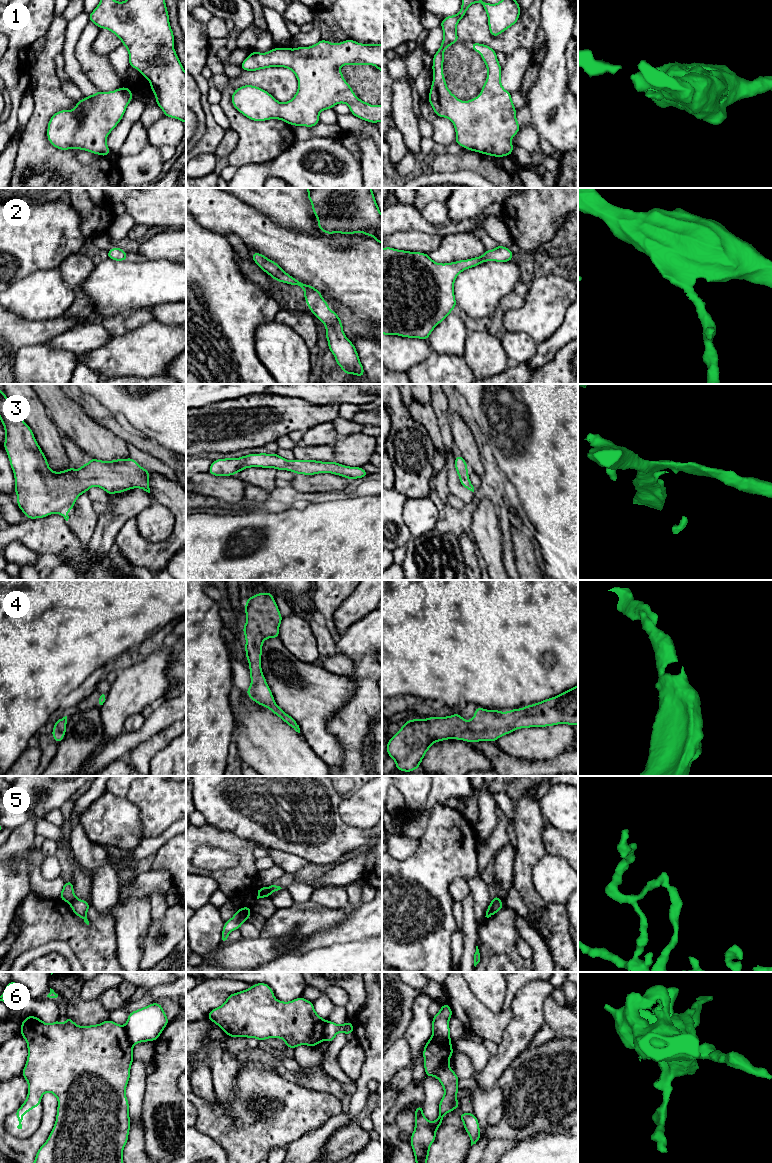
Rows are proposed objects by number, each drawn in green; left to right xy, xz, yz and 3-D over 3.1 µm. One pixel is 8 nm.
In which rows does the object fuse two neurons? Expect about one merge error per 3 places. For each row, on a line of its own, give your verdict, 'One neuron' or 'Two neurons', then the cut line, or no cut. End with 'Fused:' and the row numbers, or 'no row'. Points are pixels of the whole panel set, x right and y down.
1: One neuron. No split
2: One neuron. No split
3: One neuron. No split
4: One neuron. No split
5: Two neurons. Split along xy (75, 897), (70, 904)
6: Two neurons. Split along yz (431, 1037), (437, 1040), (450, 1041)
Fused: 5, 6

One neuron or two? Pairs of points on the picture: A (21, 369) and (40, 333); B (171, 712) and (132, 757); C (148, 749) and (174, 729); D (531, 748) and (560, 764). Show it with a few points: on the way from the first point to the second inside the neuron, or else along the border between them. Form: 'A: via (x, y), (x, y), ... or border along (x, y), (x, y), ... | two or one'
A: border along (45, 343), (23, 346), (14, 357) | two
B: border along (167, 727), (140, 742), (128, 754) | two
C: via (154, 745), (168, 734) | one
D: border along (567, 750), (545, 760), (526, 759) | two

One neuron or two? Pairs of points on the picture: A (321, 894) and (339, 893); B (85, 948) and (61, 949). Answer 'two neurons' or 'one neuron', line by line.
A: one neuron
B: two neurons

